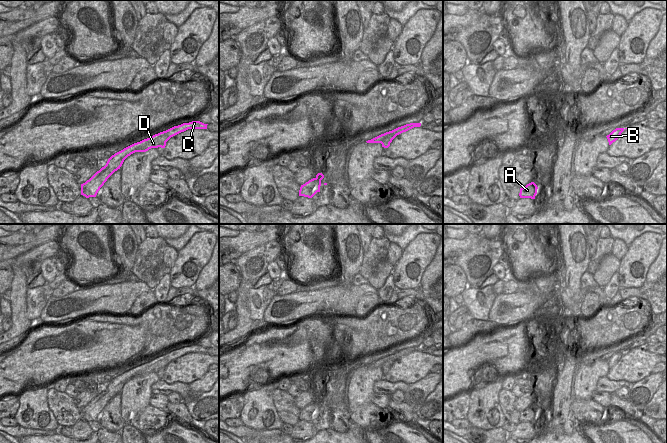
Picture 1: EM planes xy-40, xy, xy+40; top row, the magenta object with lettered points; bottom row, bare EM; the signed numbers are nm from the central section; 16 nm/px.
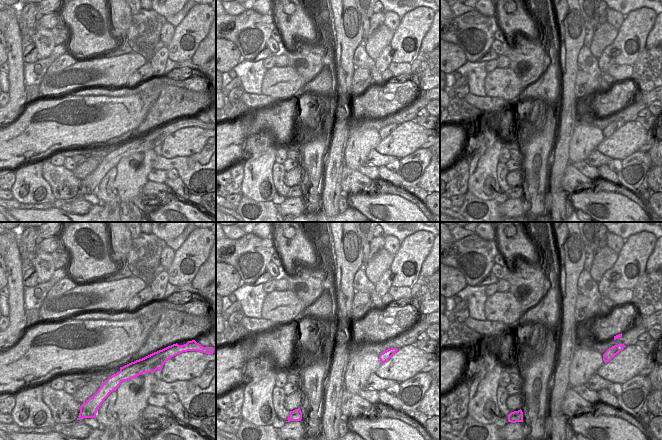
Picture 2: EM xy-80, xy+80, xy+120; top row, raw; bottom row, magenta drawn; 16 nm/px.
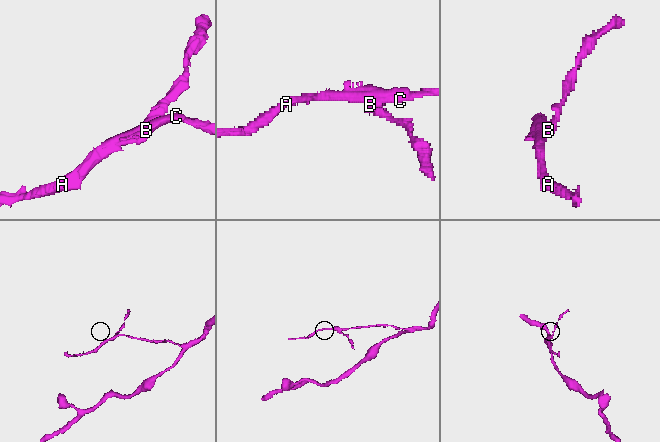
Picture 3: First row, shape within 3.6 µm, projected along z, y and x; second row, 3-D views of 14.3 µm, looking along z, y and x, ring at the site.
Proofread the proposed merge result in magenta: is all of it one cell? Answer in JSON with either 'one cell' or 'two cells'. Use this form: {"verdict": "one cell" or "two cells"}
{"verdict": "two cells"}

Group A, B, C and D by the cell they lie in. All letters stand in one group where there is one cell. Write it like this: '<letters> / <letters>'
A C D / B

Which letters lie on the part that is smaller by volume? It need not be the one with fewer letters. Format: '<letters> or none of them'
B

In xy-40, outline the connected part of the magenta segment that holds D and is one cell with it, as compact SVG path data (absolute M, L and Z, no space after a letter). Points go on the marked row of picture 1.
M192 121L174 126L166 131L155 134L140 142L134 143L123 150L112 155L106 165L97 171L89 180L81 184L81 195L86 198L96 197L100 188L104 185L107 179L120 167L124 160L135 152L146 152L151 148L158 148L161 144L166 143L171 137L184 132L188 129L207 129L208 124L200 121Z

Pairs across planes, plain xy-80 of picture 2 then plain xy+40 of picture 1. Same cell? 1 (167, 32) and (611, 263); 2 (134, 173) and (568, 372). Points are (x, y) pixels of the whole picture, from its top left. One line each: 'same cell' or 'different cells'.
1: different cells
2: different cells

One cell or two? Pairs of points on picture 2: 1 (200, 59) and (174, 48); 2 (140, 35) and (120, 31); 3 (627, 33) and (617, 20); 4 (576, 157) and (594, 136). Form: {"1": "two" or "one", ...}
{"1": "two", "2": "two", "3": "two", "4": "one"}

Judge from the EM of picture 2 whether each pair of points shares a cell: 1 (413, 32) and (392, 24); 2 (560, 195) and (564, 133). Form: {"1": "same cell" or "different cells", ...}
{"1": "different cells", "2": "same cell"}

